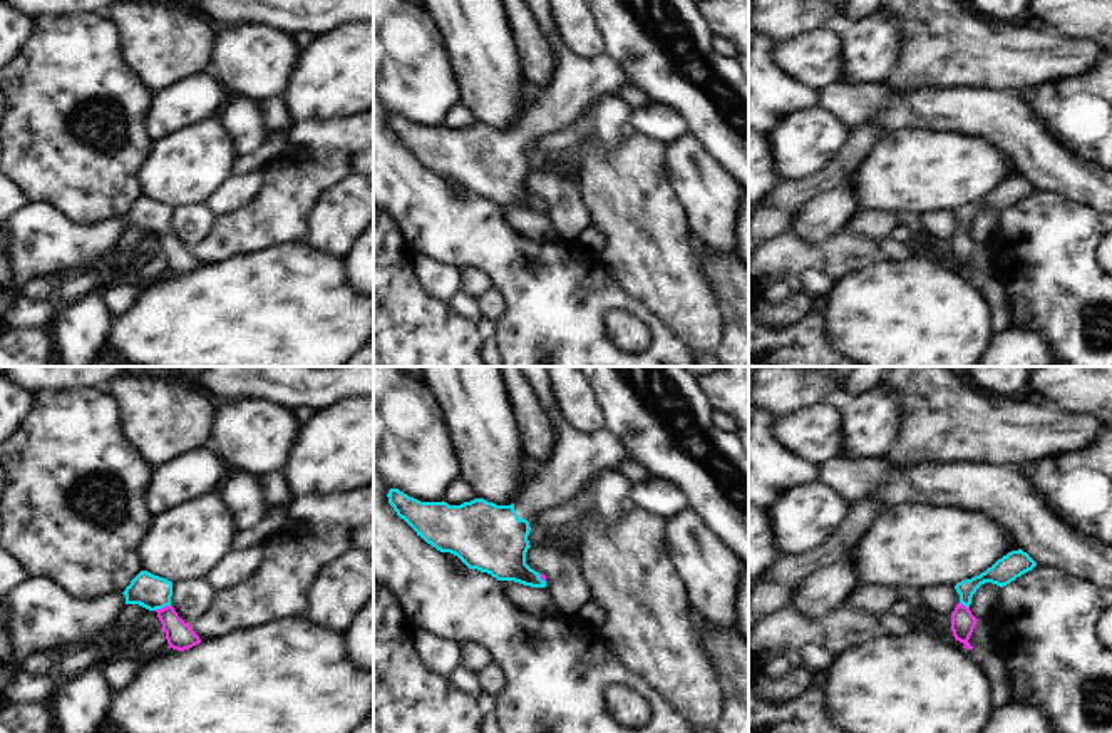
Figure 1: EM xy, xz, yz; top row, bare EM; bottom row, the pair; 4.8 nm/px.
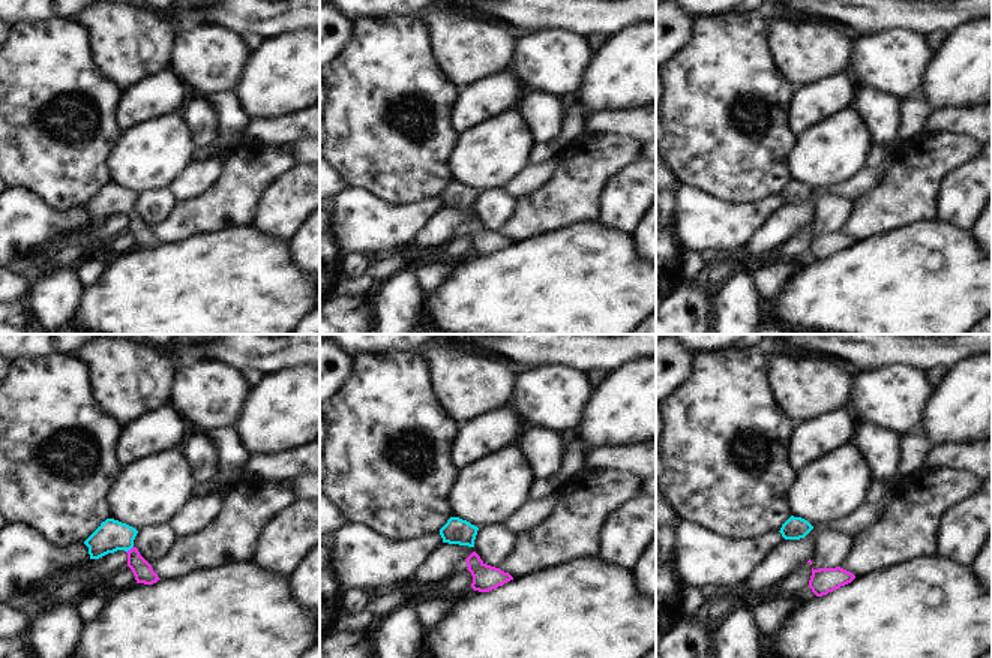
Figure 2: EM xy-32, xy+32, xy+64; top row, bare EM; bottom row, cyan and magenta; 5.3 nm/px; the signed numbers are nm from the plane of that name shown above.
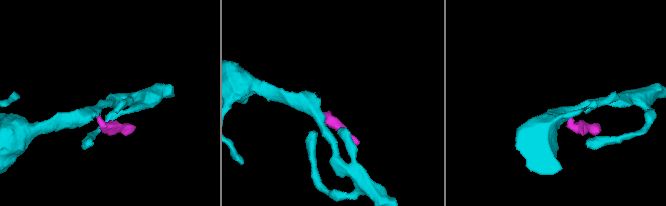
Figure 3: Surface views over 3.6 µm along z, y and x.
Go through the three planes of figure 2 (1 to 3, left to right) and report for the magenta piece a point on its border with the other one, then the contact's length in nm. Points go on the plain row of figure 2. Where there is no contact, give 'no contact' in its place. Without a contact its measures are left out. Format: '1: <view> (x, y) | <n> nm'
1: xy-32 (129, 213) | 50 nm
2: no contact
3: no contact

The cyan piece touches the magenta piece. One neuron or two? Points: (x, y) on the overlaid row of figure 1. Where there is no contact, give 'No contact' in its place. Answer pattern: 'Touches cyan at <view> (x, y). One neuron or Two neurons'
Touches cyan at xy (161, 608). One neuron.

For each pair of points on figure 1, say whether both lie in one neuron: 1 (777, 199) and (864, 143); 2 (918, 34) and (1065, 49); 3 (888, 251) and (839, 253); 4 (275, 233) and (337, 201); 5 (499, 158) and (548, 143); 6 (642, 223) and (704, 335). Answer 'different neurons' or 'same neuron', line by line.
1: same neuron
2: same neuron
3: same neuron
4: different neurons
5: different neurons
6: same neuron

